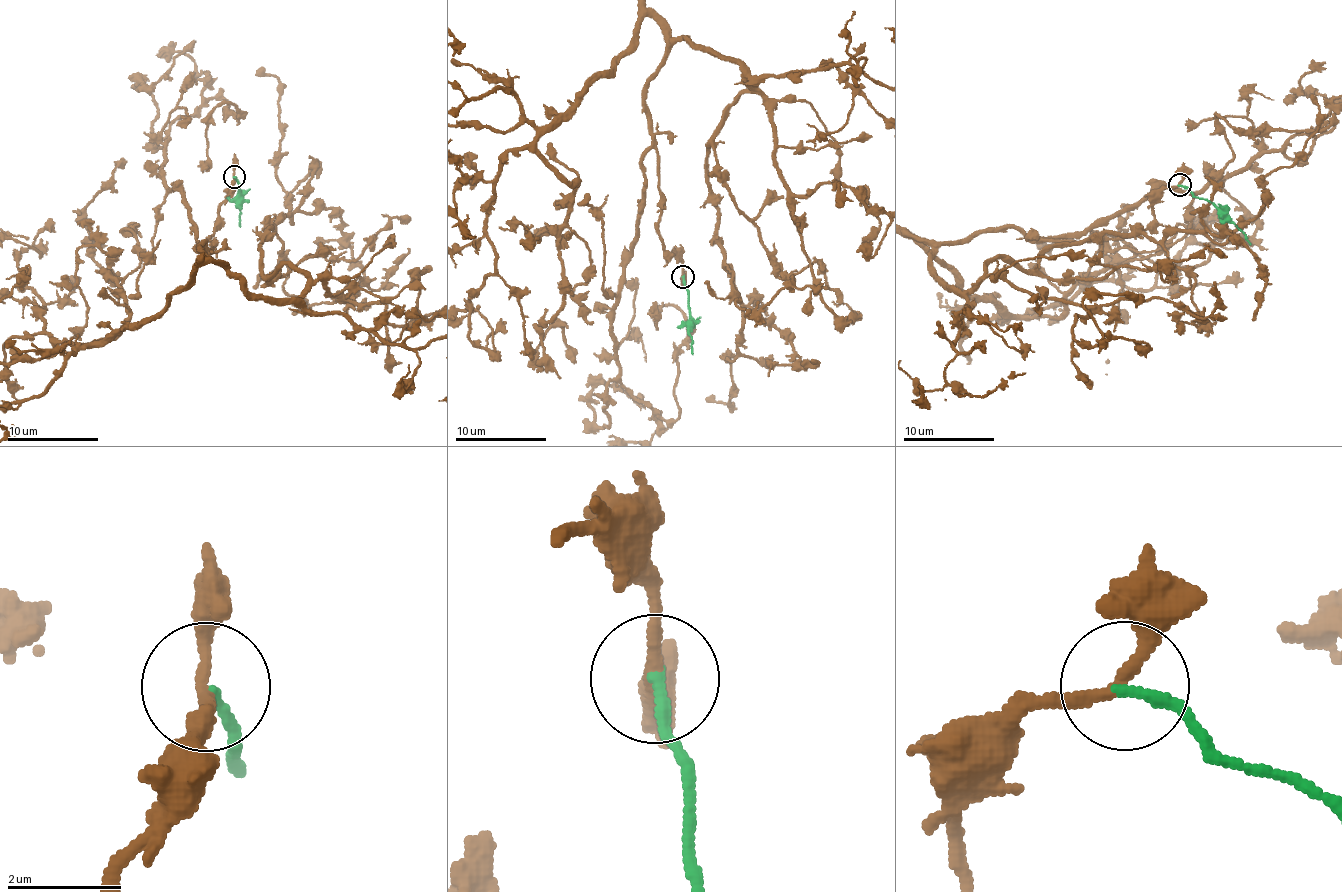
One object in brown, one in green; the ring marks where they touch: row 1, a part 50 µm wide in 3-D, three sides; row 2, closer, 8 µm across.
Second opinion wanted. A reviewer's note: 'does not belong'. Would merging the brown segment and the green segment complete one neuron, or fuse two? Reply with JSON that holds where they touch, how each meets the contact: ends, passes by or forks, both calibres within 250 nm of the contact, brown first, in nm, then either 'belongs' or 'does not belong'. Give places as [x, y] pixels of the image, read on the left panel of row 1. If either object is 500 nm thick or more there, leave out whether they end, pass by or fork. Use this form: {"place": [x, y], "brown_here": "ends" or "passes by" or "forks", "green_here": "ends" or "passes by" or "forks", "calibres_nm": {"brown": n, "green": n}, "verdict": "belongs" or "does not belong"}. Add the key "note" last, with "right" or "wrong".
{"place": [234, 176], "brown_here": "passes by", "green_here": "ends", "calibres_nm": {"brown": 200, "green": 200}, "verdict": "belongs", "note": "wrong"}

